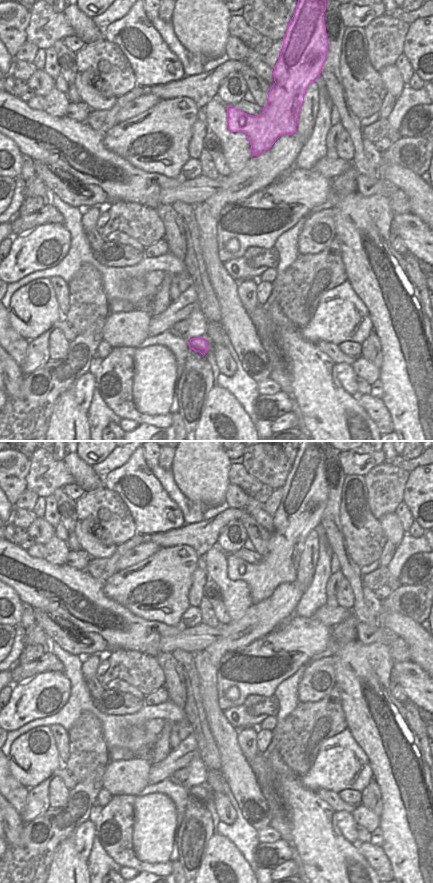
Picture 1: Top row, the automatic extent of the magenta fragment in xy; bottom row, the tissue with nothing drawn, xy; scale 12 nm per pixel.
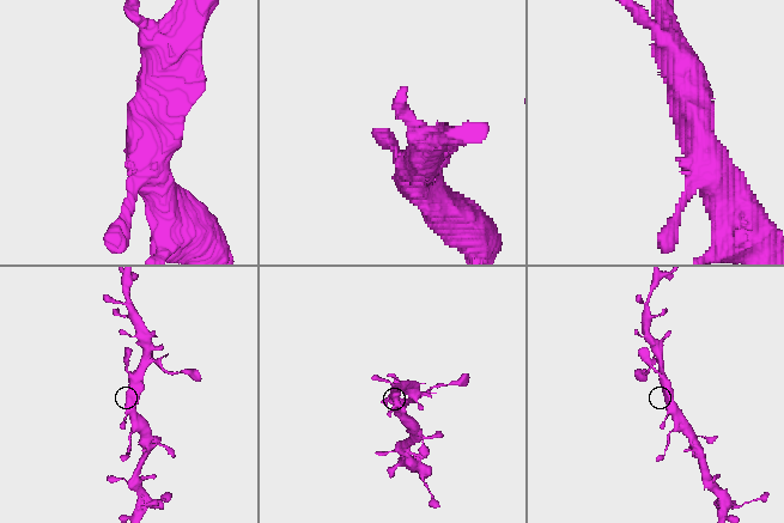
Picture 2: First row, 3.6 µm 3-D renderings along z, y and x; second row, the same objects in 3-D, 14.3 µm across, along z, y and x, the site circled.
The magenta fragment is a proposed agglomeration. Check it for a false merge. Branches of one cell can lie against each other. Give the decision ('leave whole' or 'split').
leave whole

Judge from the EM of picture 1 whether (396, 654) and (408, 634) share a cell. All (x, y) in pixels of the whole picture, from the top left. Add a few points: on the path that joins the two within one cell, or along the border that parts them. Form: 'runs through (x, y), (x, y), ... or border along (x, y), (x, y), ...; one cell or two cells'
border along (384, 628), (392, 631), (406, 643), (410, 660); two cells

